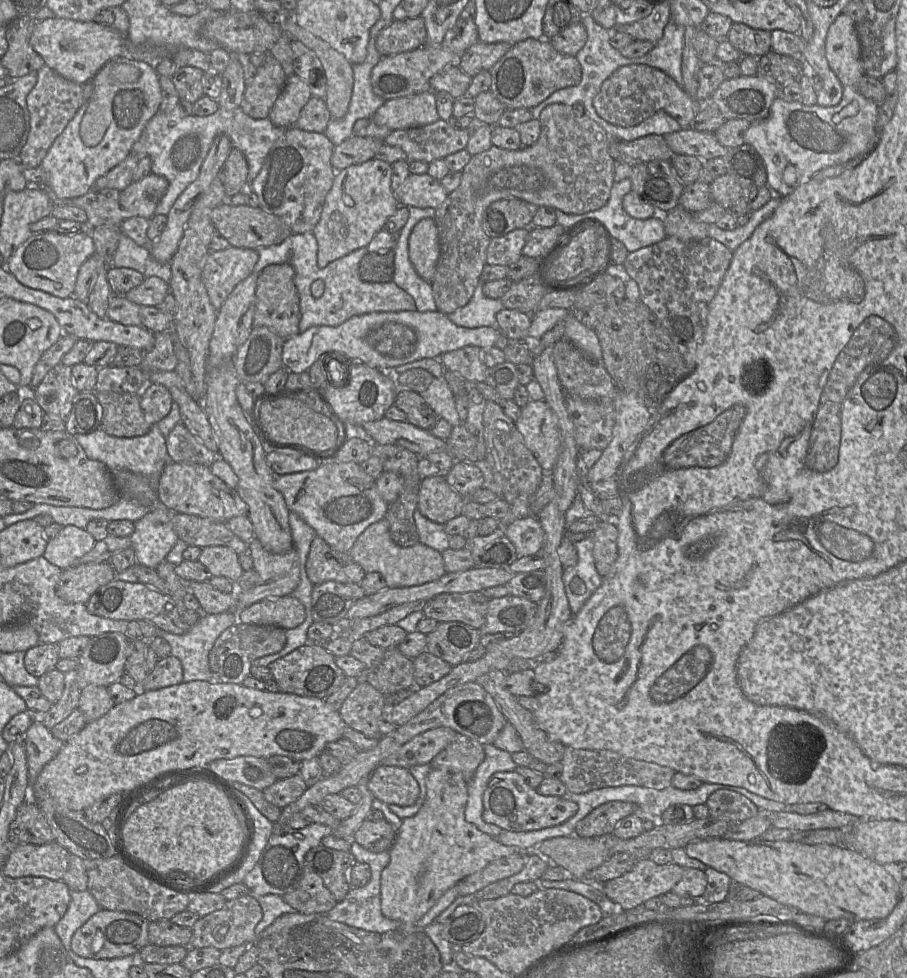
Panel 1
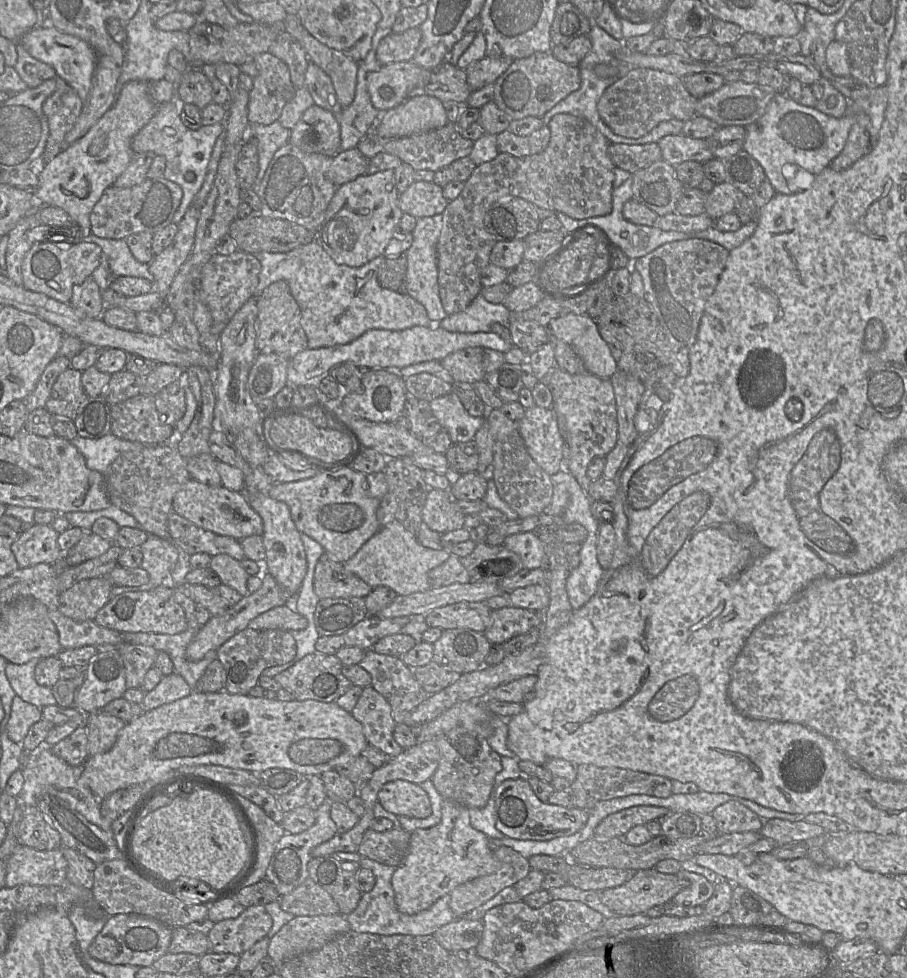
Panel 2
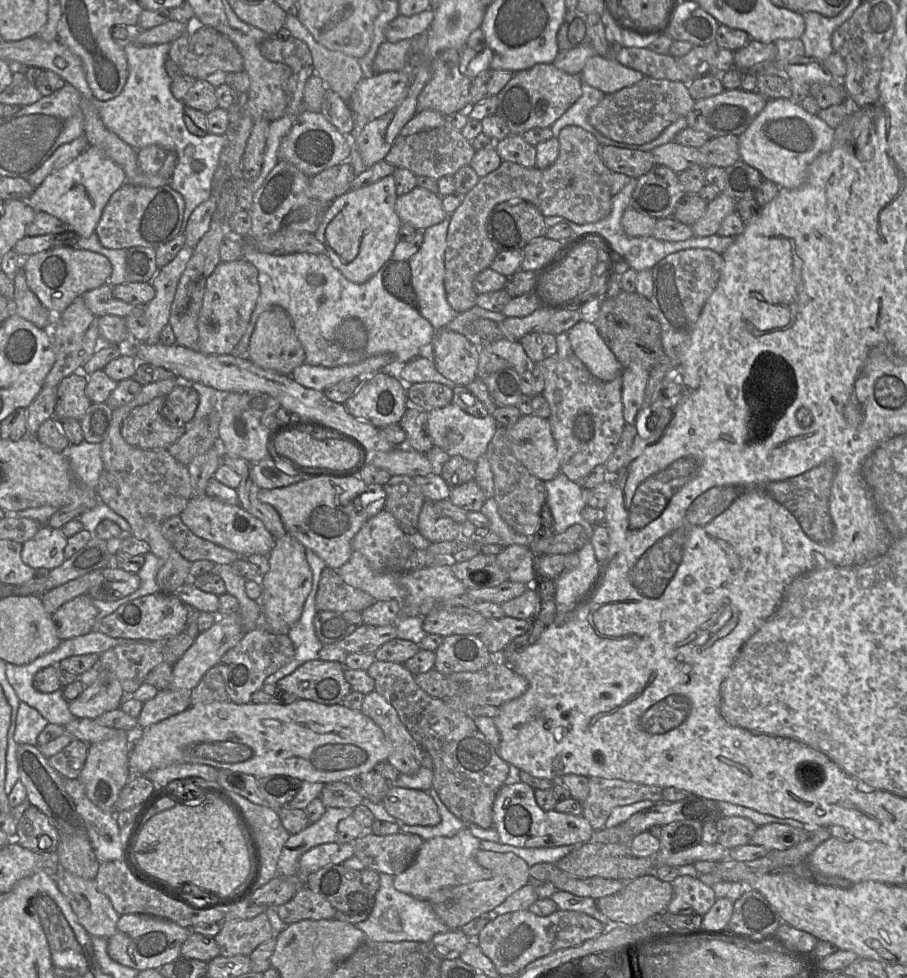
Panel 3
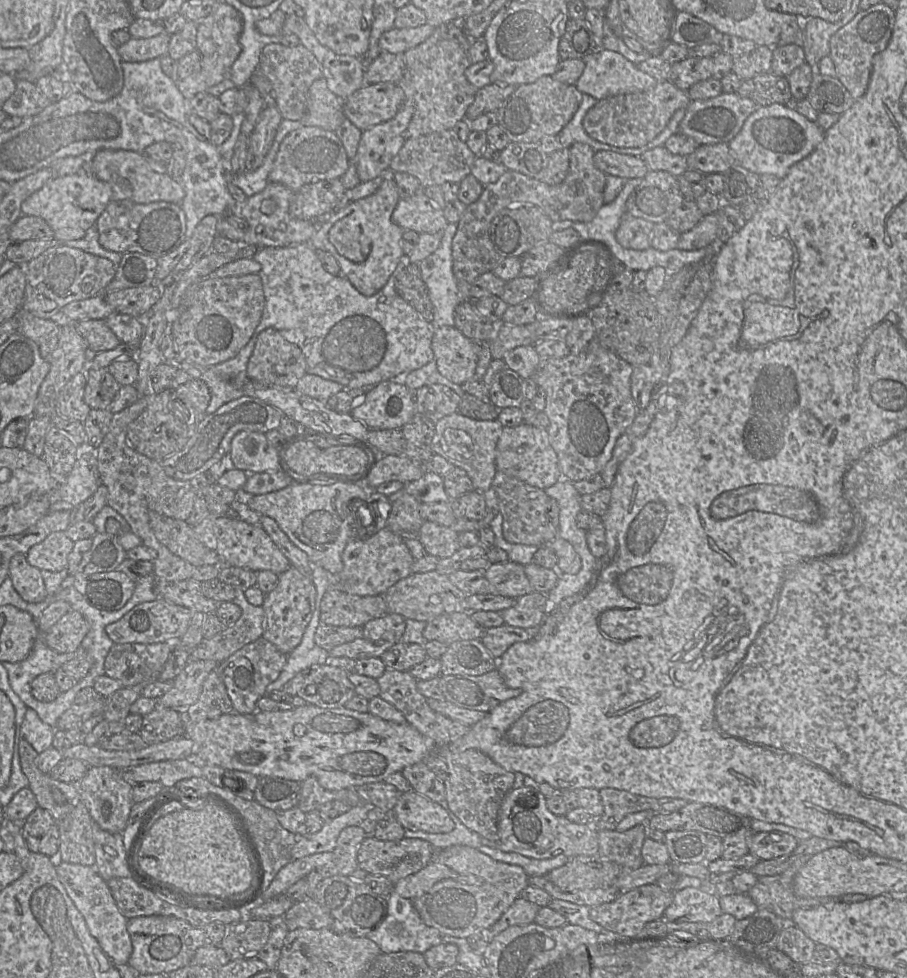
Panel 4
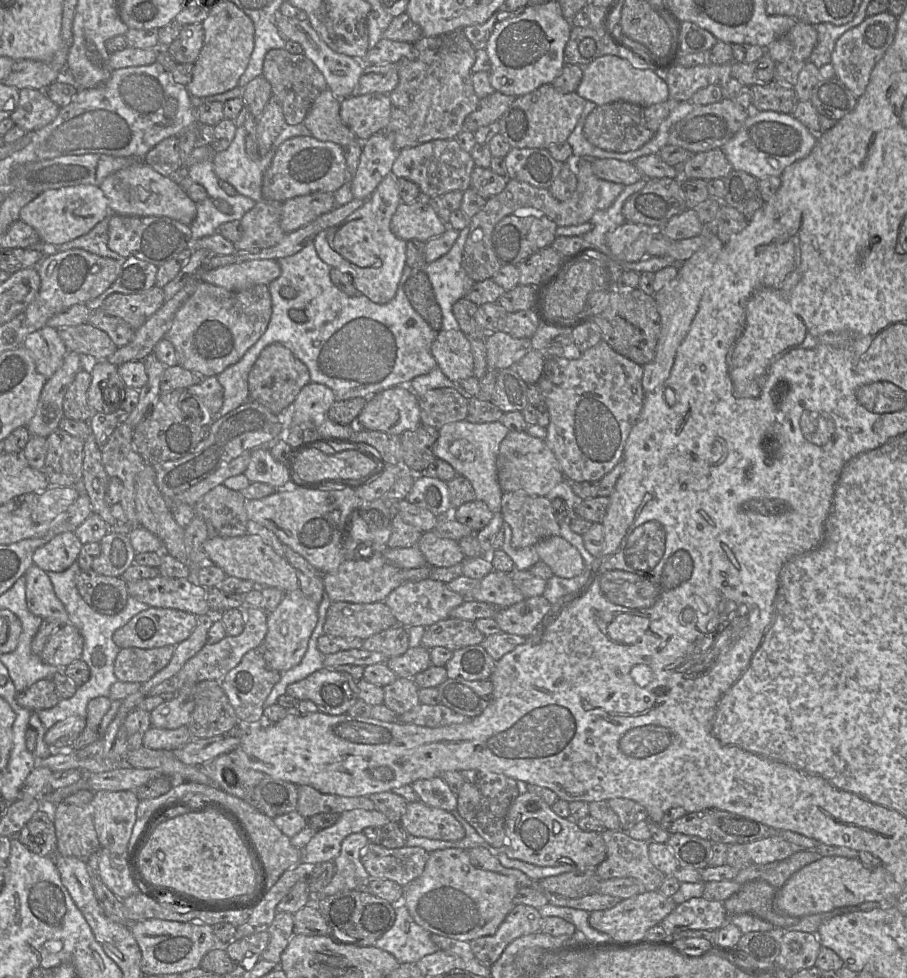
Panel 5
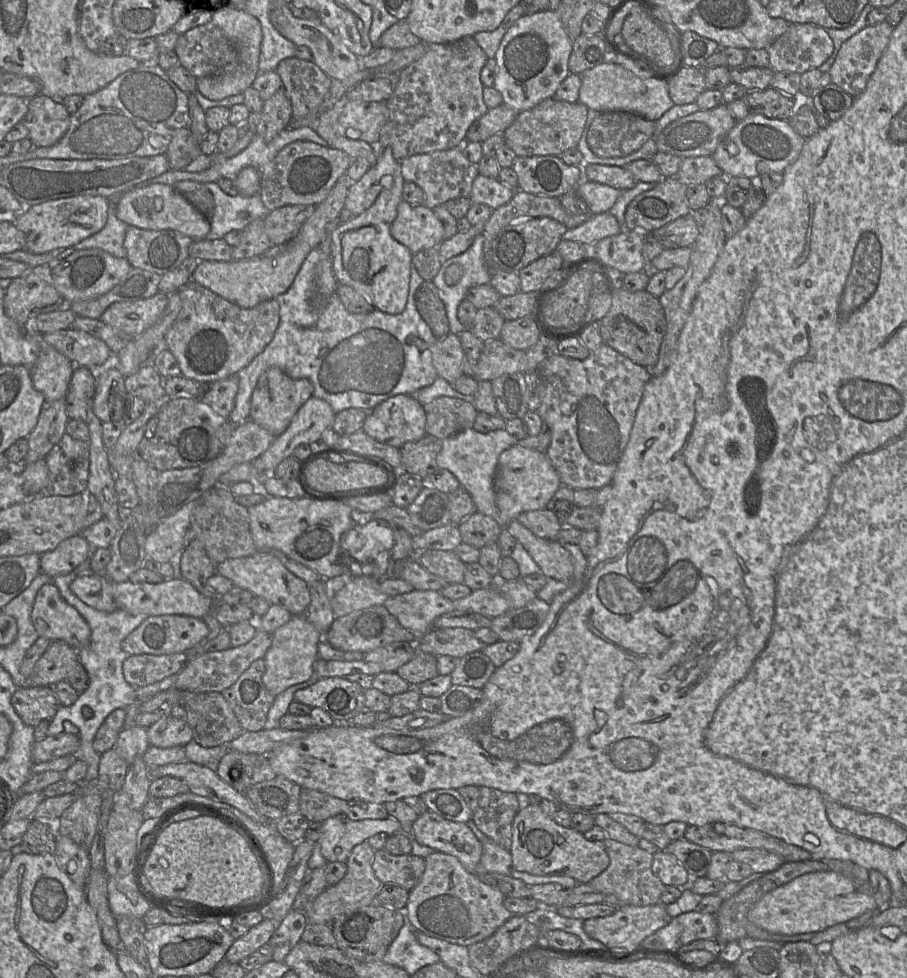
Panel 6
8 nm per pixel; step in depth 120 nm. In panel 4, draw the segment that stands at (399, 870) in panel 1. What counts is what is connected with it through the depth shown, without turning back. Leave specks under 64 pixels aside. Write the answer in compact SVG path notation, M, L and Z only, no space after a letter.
M430 861L427 866L394 883L394 890L402 897L413 900L427 891L436 883L445 879L458 879L460 875L444 864Z

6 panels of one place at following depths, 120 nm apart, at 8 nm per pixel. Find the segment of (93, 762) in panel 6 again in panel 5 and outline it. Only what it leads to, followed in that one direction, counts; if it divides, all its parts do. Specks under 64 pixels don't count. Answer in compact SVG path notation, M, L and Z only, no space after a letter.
M74 562L63 572L46 572L49 577L57 598L63 603L71 624L81 633L84 639L84 646L81 660L84 661L90 670L89 680L80 687L77 687L75 694L69 699L60 699L64 714L60 719L65 720L71 716L85 718L88 703L97 697L108 697L111 686L118 681L114 674L114 662L120 648L113 641L113 633L127 624L136 614L147 610L149 605L138 601L134 597L128 597L126 606L116 615L103 615L93 610L81 597L76 586L76 579L81 568Z

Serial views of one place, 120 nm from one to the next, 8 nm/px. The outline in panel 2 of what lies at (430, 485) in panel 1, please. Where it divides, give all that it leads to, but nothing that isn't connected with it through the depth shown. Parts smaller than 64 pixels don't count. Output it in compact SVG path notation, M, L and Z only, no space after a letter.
M428 489L425 503L421 512L422 521L433 531L443 534L464 527L465 515L457 508L449 490Z

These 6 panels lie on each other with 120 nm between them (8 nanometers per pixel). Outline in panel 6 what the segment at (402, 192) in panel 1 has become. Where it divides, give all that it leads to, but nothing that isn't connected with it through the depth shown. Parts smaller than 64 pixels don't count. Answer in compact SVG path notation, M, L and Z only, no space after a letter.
M402 200L390 227L392 237L413 254L423 249L438 248L444 240L444 228L433 209L411 205Z

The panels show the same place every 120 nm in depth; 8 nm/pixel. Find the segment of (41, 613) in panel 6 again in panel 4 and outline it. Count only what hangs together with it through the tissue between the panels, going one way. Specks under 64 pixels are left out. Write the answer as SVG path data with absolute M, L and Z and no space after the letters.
M18 553L11 558L8 578L26 602L38 603L47 597L41 570L29 564L24 554Z

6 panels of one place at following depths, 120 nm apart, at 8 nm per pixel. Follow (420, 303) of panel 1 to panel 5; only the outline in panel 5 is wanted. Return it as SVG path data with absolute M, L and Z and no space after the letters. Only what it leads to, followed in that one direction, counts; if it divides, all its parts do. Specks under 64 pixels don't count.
M468 226L459 231L459 236L449 252L424 267L442 311L442 330L459 329L459 324L453 315L453 305L459 299L466 298L476 283L461 265L468 233Z

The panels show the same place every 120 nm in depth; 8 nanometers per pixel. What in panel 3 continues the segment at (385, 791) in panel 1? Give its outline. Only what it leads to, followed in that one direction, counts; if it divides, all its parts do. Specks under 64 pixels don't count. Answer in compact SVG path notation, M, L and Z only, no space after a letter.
M391 786L382 801L387 812L407 825L436 826L441 815L424 790Z

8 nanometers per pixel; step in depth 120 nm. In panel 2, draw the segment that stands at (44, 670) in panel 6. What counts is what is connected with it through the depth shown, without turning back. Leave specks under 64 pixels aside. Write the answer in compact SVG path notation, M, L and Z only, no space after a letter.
M107 577L82 580L59 595L60 612L75 621L94 620L98 611L111 599L112 583Z

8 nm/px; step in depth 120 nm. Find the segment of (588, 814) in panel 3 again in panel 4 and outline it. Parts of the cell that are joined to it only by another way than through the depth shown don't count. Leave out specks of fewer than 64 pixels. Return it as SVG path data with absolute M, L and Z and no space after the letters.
M603 788L599 794L604 807L603 814L593 820L593 827L599 830L616 830L617 825L629 814L640 811L659 810L661 800L632 794L625 790Z

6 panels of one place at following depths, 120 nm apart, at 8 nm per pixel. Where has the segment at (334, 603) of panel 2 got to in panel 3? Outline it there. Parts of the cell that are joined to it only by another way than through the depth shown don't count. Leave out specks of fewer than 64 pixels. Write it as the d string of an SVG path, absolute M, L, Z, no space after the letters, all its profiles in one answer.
M318 611L314 617L314 629L323 645L337 644L363 625L358 611Z

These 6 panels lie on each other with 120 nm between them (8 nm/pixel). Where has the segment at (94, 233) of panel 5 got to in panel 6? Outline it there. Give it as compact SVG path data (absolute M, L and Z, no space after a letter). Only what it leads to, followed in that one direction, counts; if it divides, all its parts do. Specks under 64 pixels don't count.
M121 195L108 197L110 207L108 210L107 222L97 233L82 241L61 249L58 260L61 260L76 250L98 248L117 258L126 258L127 251L124 247L124 239L129 225L120 220L116 215L116 204Z

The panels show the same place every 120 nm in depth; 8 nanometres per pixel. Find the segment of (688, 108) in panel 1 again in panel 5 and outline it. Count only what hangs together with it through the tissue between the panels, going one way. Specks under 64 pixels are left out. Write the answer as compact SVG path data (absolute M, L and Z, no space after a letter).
M669 98L653 105L637 105L616 101L597 106L586 118L584 137L592 145L606 151L626 153L637 150L654 137L662 121L680 102L684 101Z

